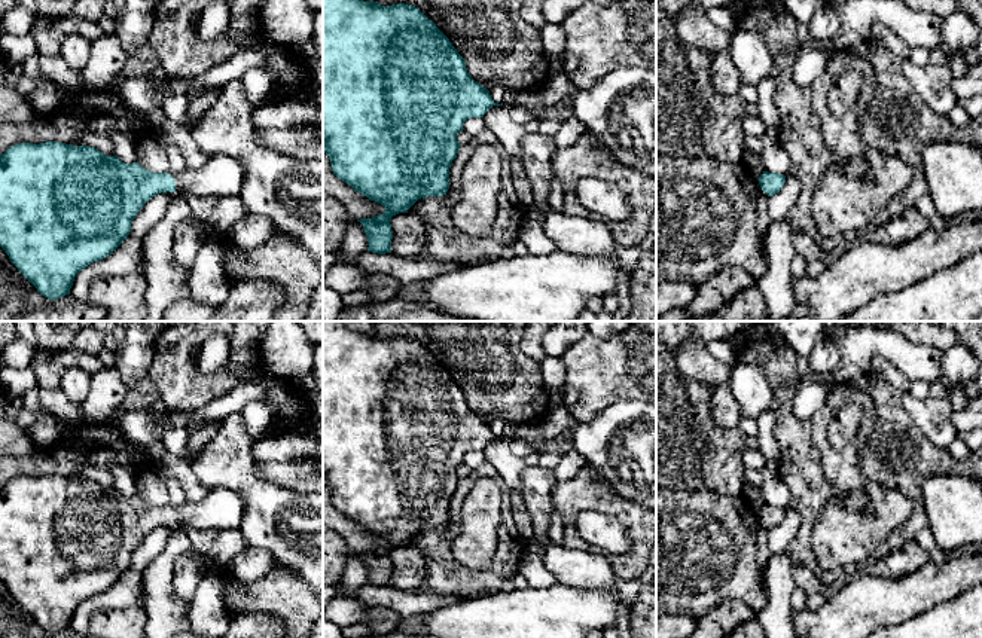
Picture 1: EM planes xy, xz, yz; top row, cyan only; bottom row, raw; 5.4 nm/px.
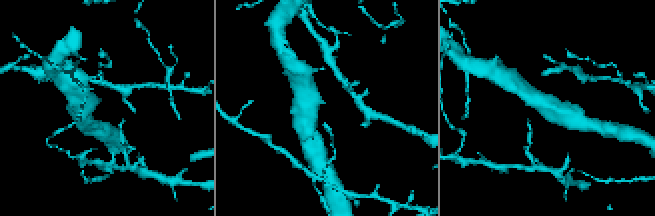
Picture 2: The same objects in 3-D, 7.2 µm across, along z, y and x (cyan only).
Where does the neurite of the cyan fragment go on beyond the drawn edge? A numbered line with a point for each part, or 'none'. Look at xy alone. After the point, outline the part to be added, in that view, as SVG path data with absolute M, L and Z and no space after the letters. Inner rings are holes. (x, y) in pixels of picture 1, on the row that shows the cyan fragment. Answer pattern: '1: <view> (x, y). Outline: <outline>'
1: xy (222, 176). Outline: M213 156L199 170L183 168L176 178L176 189L198 196L240 195L244 170L231 156Z

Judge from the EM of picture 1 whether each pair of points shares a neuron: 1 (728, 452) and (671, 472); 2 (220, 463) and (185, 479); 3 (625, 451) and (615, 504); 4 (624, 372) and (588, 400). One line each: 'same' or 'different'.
1: same
2: different
3: different
4: same

